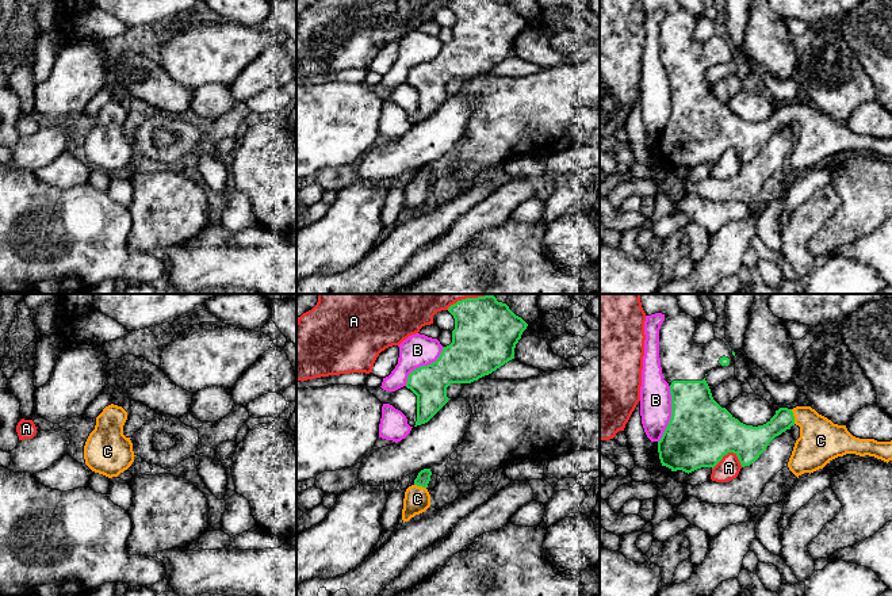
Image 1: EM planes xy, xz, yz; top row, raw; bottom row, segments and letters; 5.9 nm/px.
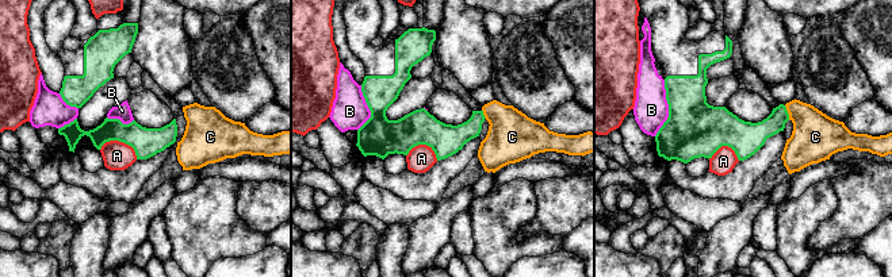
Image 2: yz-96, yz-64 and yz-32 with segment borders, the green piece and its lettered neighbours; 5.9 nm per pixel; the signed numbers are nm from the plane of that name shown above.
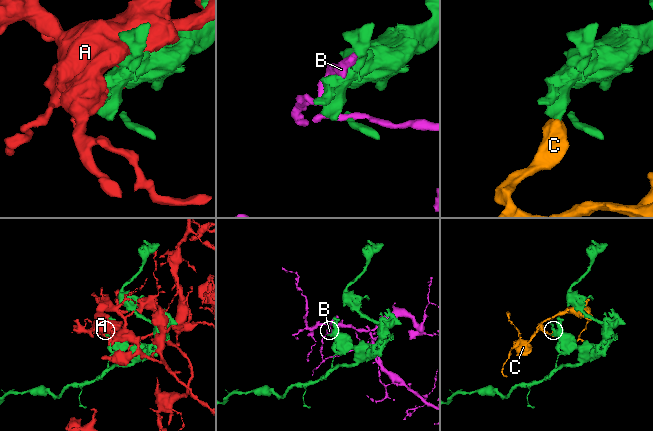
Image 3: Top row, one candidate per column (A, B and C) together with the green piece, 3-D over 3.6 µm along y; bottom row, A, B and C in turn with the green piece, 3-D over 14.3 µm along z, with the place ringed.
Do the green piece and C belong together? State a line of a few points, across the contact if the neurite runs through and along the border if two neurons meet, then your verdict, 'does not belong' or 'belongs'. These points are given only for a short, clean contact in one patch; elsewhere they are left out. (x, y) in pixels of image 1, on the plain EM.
yz (758, 134), (785, 114), (793, 113), (820, 137) | belongs

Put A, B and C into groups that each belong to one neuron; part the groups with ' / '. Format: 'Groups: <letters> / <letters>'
Groups: A / B / C

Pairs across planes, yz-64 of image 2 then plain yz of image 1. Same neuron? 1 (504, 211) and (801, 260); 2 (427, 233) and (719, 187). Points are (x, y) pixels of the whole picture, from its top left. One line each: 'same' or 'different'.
1: same
2: different

